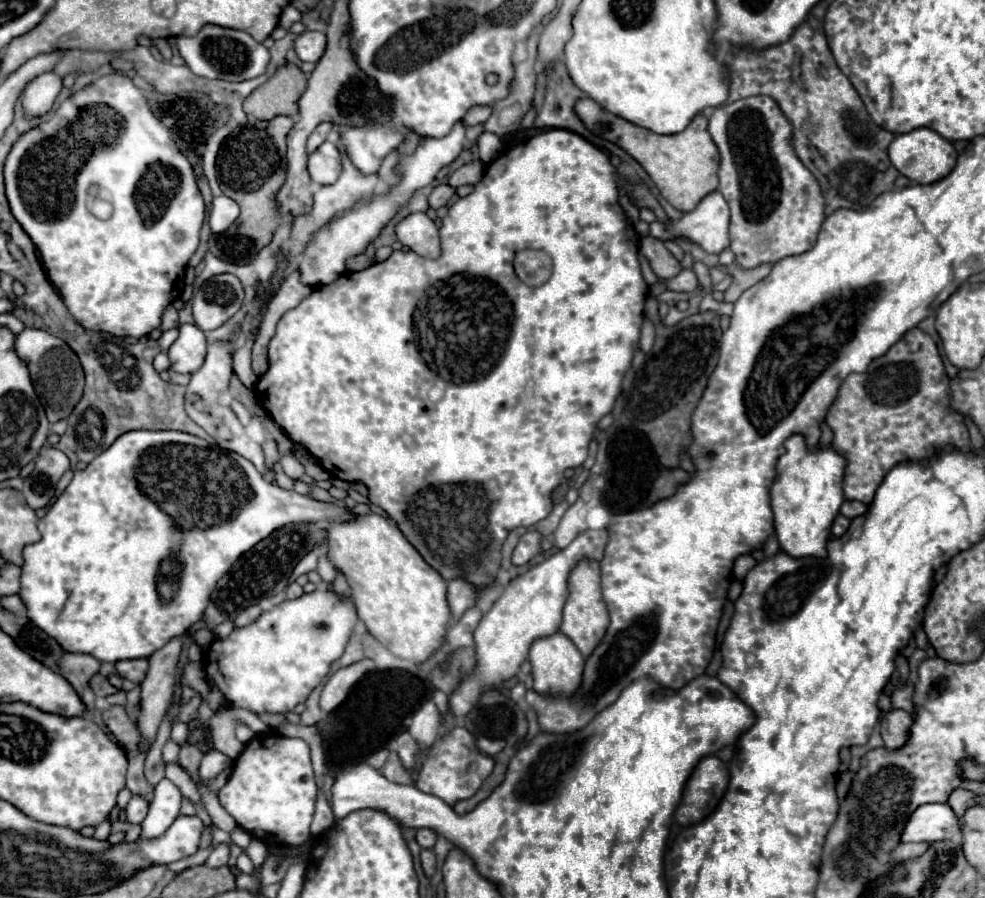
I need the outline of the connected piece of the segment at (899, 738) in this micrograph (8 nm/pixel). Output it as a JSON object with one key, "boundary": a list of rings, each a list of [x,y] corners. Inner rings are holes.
{"boundary":[[[905,710],[887,712],[887,716],[881,720],[881,736],[883,736],[885,746],[895,750],[901,744],[905,744],[911,722],[913,722],[913,718]]]}

